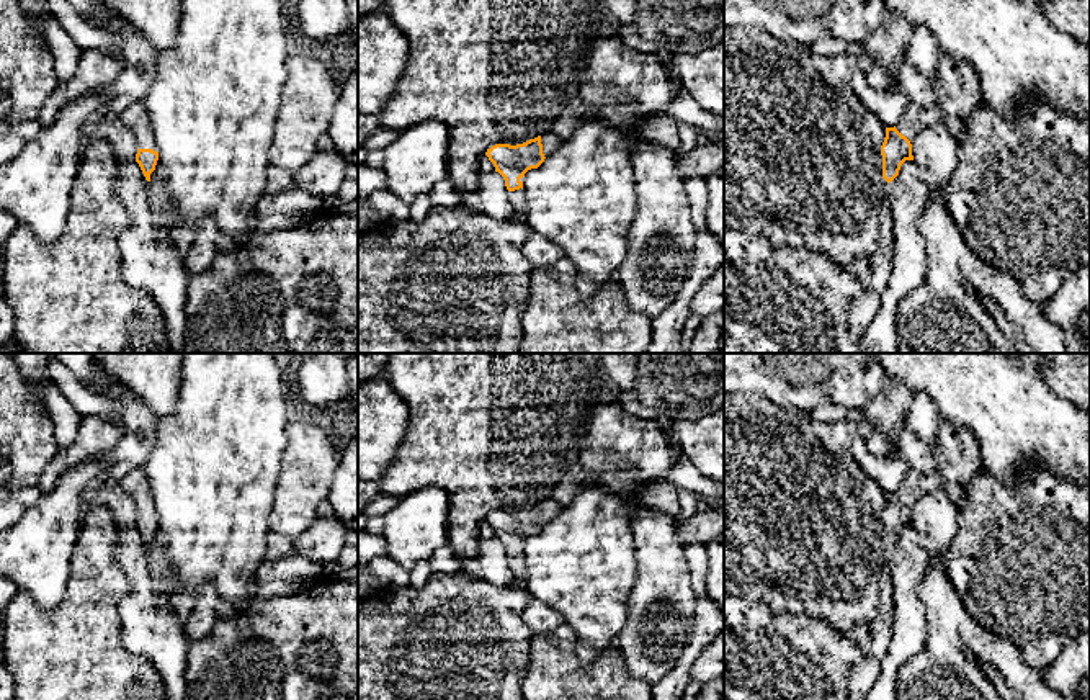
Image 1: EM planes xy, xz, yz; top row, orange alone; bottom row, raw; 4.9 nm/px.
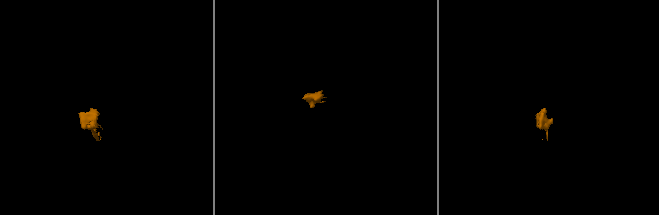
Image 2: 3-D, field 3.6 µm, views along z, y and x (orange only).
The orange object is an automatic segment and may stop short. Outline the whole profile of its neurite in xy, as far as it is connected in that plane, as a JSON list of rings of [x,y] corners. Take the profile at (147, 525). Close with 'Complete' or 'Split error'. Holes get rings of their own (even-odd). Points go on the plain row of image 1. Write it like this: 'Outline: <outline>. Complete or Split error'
Outline: [[[139,468],[127,473],[121,479],[119,486],[134,500],[137,510],[136,528],[139,530],[145,546],[150,548],[150,540],[155,536],[159,527],[150,481],[144,469]]]. Split error

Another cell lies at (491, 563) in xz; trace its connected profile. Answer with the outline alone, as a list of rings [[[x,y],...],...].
[[[485,520],[479,525],[479,551],[476,556],[458,556],[461,571],[495,587],[513,586],[515,576],[508,566],[503,543]]]

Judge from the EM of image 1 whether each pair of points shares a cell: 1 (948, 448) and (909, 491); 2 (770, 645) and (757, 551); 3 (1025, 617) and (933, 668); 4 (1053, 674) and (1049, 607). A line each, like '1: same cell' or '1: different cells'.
1: same cell
2: different cells
3: different cells
4: different cells

